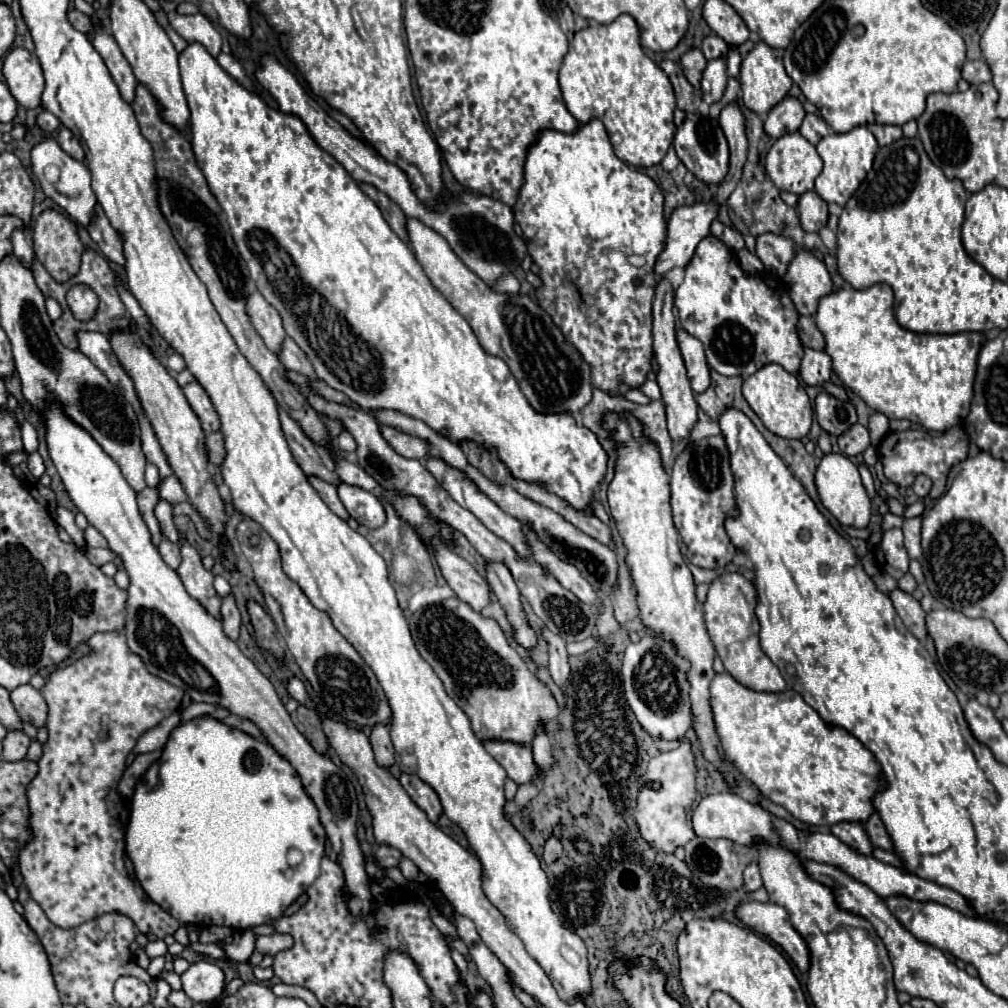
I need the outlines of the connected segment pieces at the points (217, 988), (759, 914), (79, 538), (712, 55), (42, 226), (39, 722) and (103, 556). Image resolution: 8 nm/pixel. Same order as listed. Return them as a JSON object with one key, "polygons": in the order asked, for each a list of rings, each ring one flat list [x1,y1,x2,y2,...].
{"polygons":[[[214,961,192,963,186,973,182,973,184,993,198,1005,208,1005,220,1001,226,987,224,971]],[[748,901,738,907,736,915,750,929,754,929,756,933,766,935,774,943,778,943,802,973,806,973,810,969,808,945,804,943,800,933,792,927,790,915,784,907,780,907,776,903]],[[62,505,56,507,56,523,72,537,72,541,80,547,80,549,86,549,86,541,84,541,84,531,80,531,74,523,74,513]],[[708,35,708,37,704,37,704,41,702,41,702,53,704,53,704,57,706,59,716,59,716,57,726,57,726,53,728,53,728,45,718,37,718,35]],[[48,209,44,211,32,227,32,241,34,241,34,253,36,259,42,261,42,265,46,267,46,271,56,279,56,281,68,281,70,277,74,277,74,273,78,273,80,269,80,257,84,253,84,245,78,237,76,225,72,221,68,221,62,213]],[[22,685,10,693,10,699,22,717,22,721,32,723,36,729,42,729,46,725,46,701,40,691,36,691,32,685]],[[86,549,86,557,90,559,90,563,92,565,96,565,96,567,102,567,102,565,106,565,108,561,112,561,116,555,110,551,110,549]]]}

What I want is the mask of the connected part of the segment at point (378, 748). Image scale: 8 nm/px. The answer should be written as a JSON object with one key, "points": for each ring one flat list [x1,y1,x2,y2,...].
{"points":[[376,725,372,729,372,735,370,735,370,743,372,743,372,749,374,749,374,755,376,755,376,763,384,769,390,769,394,765,394,747,392,747,392,741,390,741,390,731,388,727,384,725]]}

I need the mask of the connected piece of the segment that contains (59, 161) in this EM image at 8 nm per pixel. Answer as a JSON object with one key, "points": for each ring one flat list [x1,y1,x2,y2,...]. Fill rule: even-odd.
{"points":[[56,139,40,141,30,155,32,155,32,171,40,181,44,193,56,205,60,205,76,223,88,227,90,221,94,219,94,205,96,205,94,191,90,189,90,169,86,169,82,161,76,161,70,155,66,155,56,143]]}

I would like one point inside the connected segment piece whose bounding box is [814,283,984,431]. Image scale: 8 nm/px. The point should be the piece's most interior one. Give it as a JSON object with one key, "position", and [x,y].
{"position":[927,379]}

